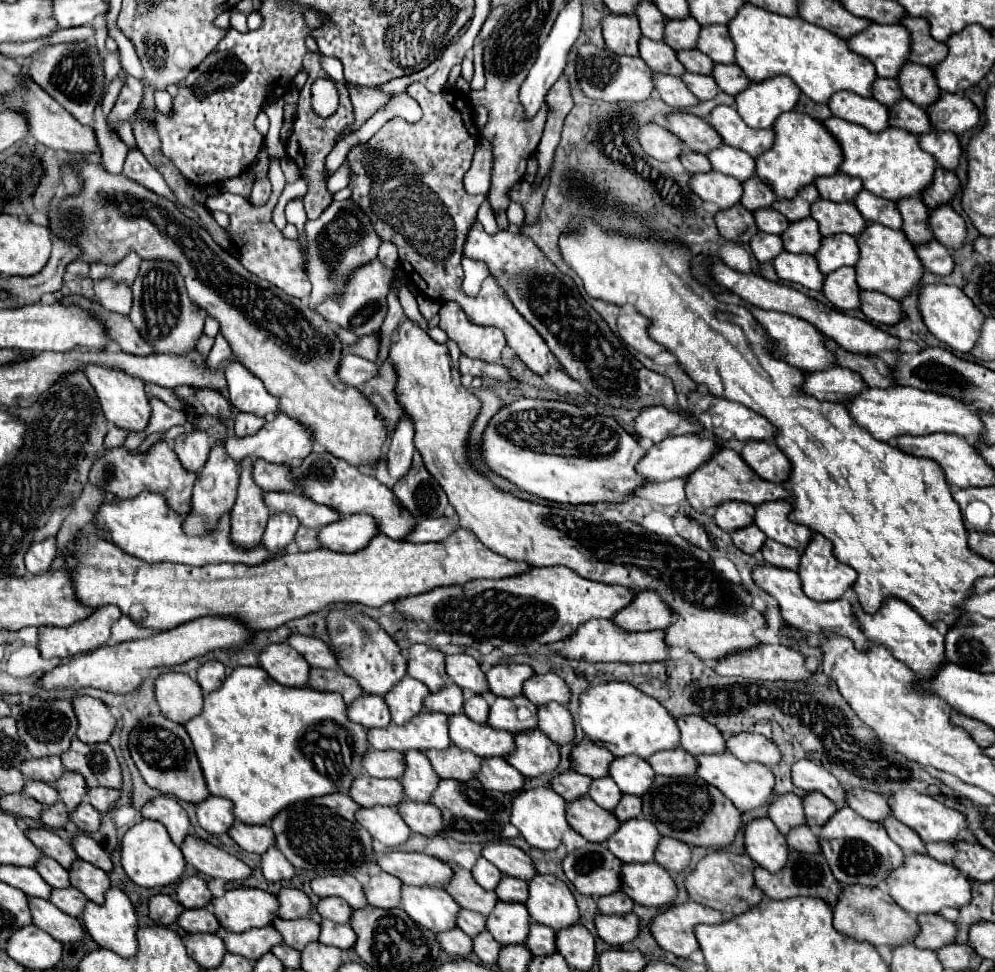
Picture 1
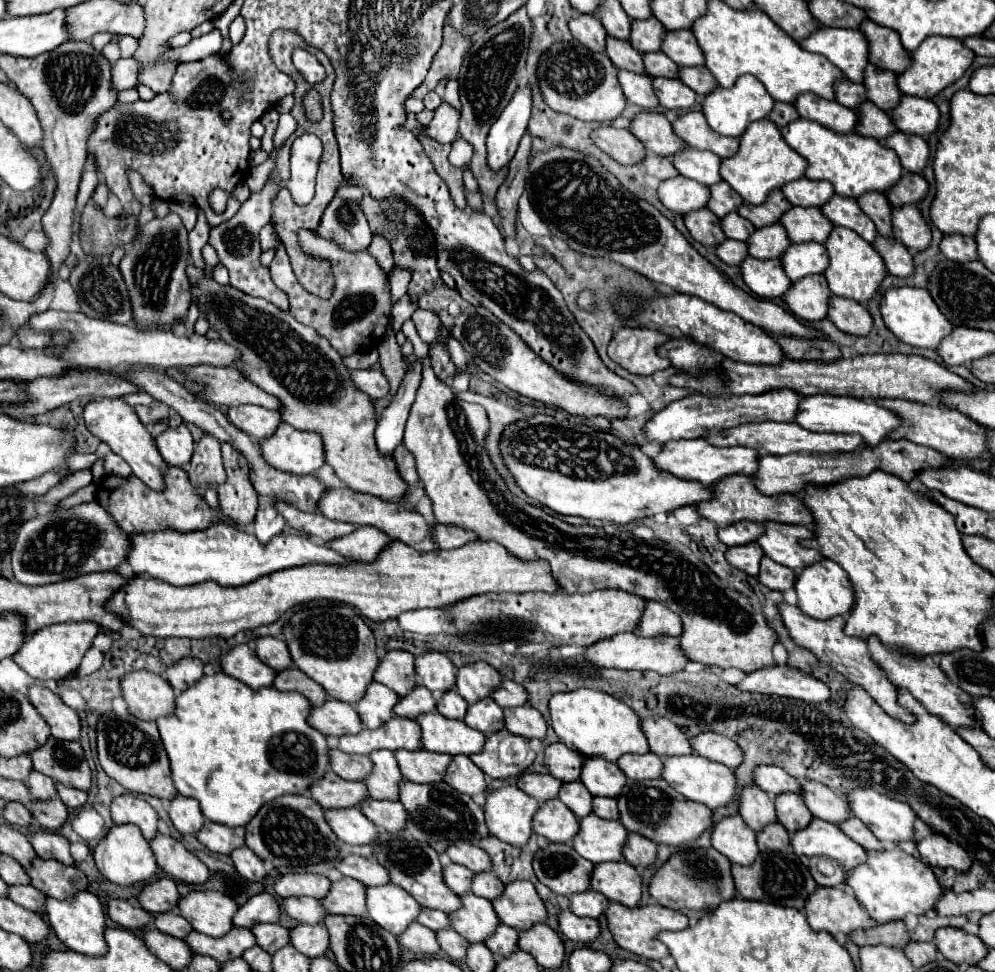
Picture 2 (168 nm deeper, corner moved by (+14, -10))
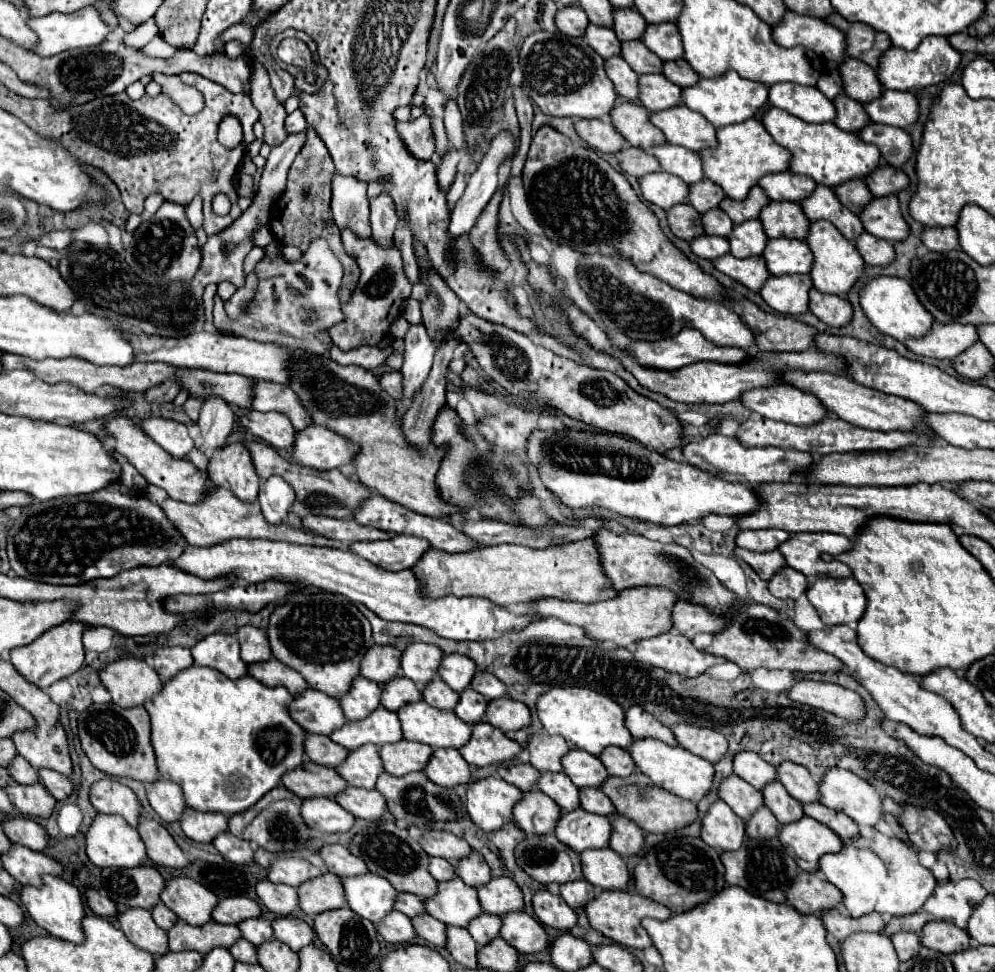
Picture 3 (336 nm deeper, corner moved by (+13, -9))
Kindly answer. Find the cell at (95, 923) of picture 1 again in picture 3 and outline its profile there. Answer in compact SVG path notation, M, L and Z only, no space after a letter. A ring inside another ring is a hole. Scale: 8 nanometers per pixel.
M43 875L43 885L41 887L23 885L19 889L19 899L21 899L25 911L29 913L29 917L39 927L43 927L49 935L65 939L65 941L71 941L71 943L81 943L83 941L81 917L85 917L85 905L83 905L81 893L71 883L63 881L61 877Z

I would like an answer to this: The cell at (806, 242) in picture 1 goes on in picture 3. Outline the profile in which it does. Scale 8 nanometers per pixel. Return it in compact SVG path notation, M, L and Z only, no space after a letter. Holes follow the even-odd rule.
M757 219L743 221L733 227L733 231L727 235L729 241L729 253L733 257L745 259L751 255L761 255L765 249L765 231L761 229L761 223Z

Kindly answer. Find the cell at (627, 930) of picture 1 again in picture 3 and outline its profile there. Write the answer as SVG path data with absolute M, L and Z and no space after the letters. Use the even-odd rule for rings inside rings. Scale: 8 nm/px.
M539 889L533 895L533 911L543 925L555 927L559 931L569 931L577 923L575 911L563 901L563 897L553 895L549 889Z

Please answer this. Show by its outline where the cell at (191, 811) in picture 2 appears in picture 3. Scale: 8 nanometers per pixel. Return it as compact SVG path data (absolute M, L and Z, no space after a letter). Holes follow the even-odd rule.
M157 779L147 785L147 799L149 805L155 809L155 813L167 821L179 821L183 809L185 809L185 799L181 799L181 789L173 785L173 781Z

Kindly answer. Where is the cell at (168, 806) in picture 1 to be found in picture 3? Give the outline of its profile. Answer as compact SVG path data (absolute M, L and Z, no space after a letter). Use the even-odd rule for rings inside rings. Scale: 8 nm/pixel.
M105 777L101 781L95 781L89 791L89 801L99 813L117 813L131 827L137 827L141 805L135 793L127 785L121 785L117 779Z

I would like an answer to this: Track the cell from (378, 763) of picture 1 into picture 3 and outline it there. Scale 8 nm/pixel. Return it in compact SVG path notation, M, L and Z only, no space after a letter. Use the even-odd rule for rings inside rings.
M307 733L305 735L305 755L325 767L335 767L347 757L347 749L329 741L327 735L315 735Z

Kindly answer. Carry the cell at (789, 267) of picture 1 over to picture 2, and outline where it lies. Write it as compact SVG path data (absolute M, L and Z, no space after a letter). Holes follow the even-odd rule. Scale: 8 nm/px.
M748 256L740 268L744 282L760 298L782 296L792 288L792 280L786 276L780 260L756 260Z

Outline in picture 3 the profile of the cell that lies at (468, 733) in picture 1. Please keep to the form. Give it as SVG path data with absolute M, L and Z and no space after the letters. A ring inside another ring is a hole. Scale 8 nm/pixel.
M425 701L407 703L399 711L401 731L407 741L425 743L433 749L437 747L453 747L459 749L469 741L471 725L461 721L449 709L437 709L427 705Z

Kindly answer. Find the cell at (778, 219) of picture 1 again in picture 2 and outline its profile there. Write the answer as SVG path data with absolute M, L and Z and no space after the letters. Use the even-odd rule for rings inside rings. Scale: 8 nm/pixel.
M738 212L728 214L728 218L722 218L722 224L724 224L726 236L734 238L734 240L748 240L756 232L756 228L752 226L752 222L744 220Z

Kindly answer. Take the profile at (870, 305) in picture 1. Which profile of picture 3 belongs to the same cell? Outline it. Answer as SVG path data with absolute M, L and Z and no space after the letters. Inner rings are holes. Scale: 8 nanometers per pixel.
M817 289L809 291L809 311L829 327L843 327L851 321L853 309L847 299L837 295L825 295Z

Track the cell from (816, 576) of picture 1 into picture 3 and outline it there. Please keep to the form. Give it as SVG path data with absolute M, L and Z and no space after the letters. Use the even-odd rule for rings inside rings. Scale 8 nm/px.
M815 579L807 589L807 599L825 625L857 623L867 607L863 587L853 579Z

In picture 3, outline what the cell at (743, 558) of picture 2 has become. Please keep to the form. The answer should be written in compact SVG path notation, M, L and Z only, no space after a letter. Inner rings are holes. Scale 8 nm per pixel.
M737 547L735 555L739 559L743 559L745 563L749 563L763 581L769 581L769 577L773 577L777 571L781 571L785 567L785 557L781 557L779 551L773 551L773 553L753 553L753 551Z

